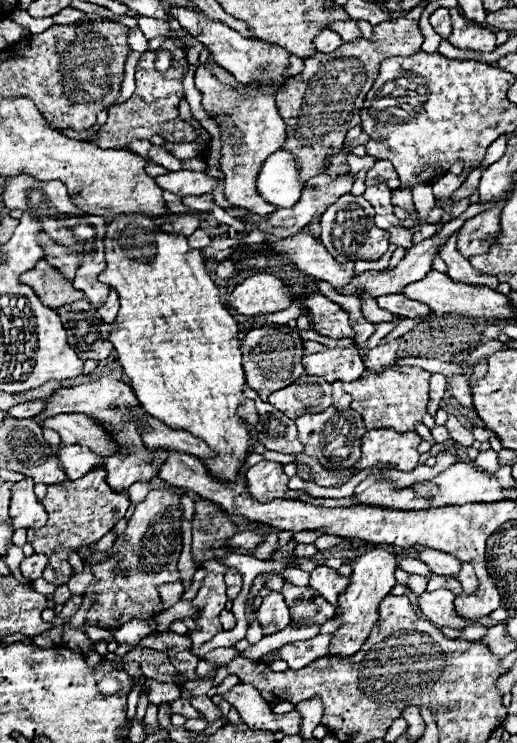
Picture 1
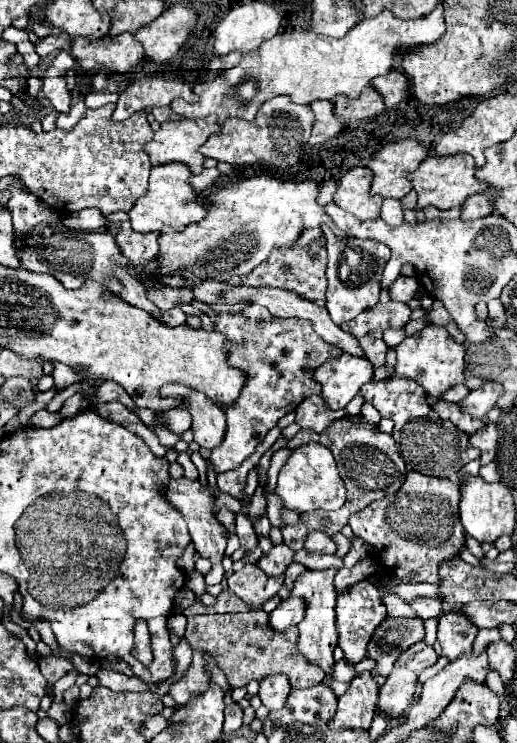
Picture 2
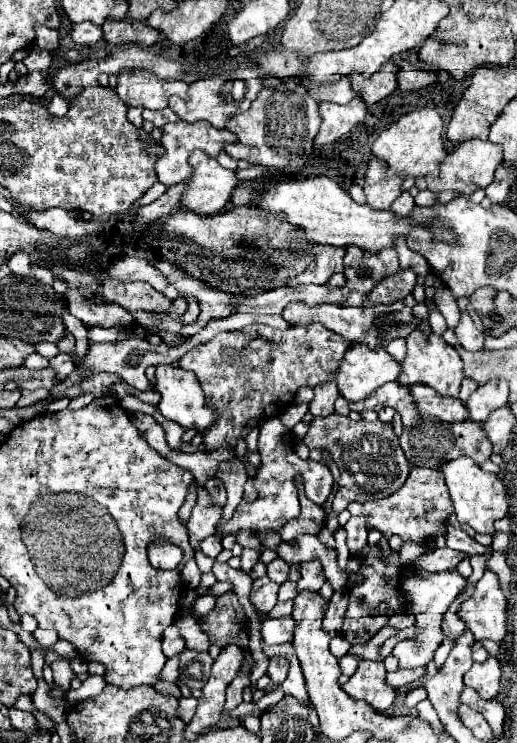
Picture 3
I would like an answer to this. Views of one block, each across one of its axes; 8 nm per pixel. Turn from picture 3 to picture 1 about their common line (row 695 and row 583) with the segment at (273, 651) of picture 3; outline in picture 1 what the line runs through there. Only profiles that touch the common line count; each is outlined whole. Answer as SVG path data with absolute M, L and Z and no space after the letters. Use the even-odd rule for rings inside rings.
M286 568L280 572L280 576L290 582L290 584L296 584L296 586L306 586L308 580L310 580L310 574L306 574L304 570L298 570L298 568Z

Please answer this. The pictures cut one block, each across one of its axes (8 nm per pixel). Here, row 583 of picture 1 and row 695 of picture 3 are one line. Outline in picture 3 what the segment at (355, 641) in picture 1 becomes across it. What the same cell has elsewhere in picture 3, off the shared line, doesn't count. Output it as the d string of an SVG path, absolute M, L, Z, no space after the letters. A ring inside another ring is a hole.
M360 660L358 670L342 688L354 700L364 700L372 708L378 708L378 712L386 712L396 698L396 690L386 684L384 664L372 660Z

